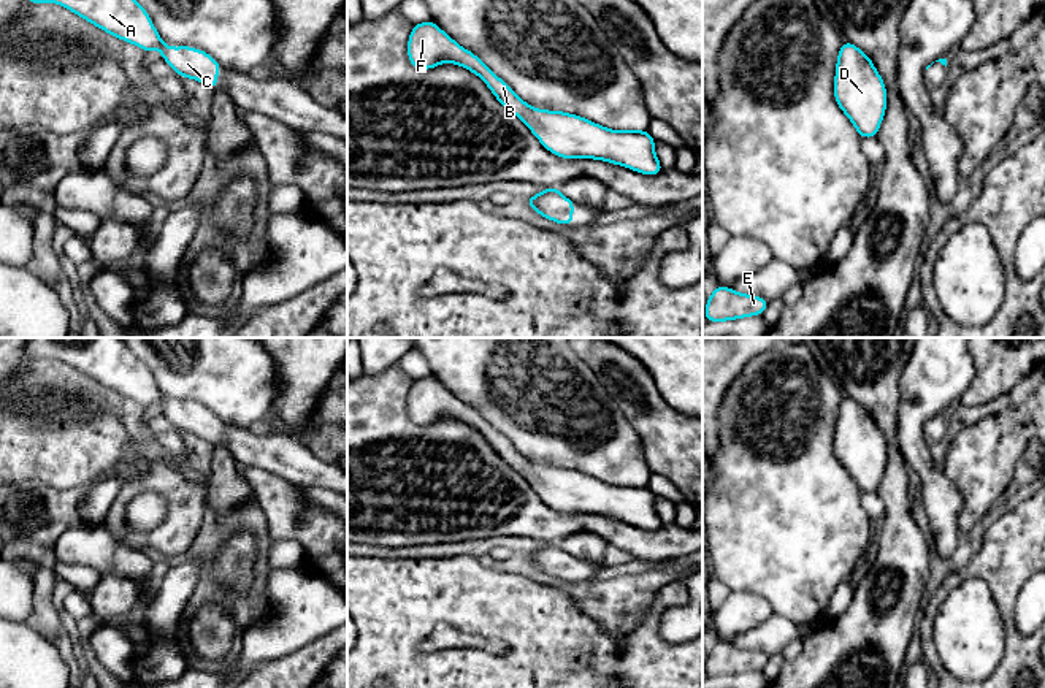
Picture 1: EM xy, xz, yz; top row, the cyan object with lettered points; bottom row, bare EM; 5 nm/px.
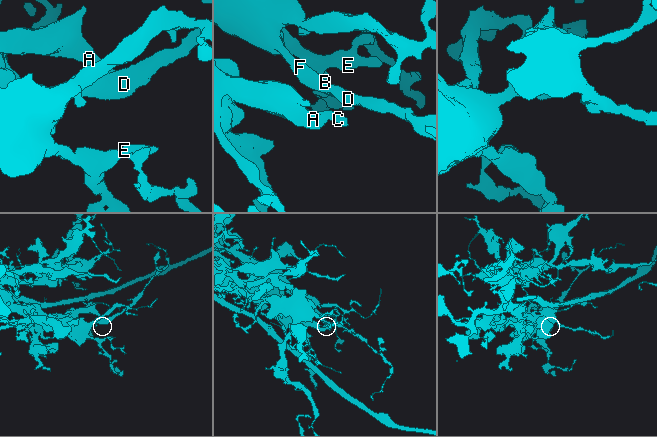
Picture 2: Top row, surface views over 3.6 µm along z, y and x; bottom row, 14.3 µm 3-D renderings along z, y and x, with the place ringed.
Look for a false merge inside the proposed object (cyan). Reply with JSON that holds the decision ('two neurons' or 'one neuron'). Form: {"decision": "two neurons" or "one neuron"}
{"decision": "one neuron"}

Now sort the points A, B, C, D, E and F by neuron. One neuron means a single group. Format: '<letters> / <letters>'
A B C D E F

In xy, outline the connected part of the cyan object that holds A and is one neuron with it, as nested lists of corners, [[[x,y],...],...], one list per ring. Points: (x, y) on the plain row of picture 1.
[[[29,338],[25,354],[29,358],[57,358],[146,407],[159,404],[178,431],[217,444],[219,417],[193,401],[167,401],[147,366],[121,338]]]

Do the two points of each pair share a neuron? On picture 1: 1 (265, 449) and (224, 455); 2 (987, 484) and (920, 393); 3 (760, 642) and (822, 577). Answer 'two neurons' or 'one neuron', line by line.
1: two neurons
2: two neurons
3: two neurons

